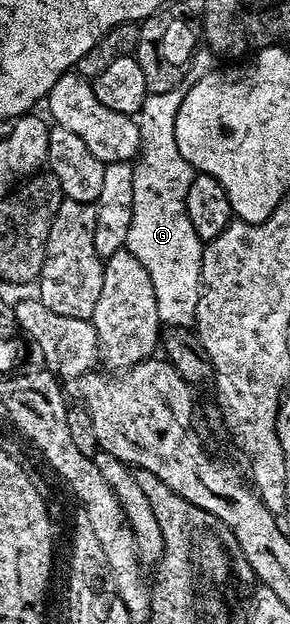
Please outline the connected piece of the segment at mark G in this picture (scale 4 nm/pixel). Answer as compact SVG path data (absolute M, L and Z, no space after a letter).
M204 42L199 43L197 49L194 50L193 56L190 57L190 68L186 70L184 80L176 88L172 88L168 92L156 92L155 94L147 94L146 99L143 102L143 106L139 108L136 115L136 121L140 128L140 144L142 149L136 159L136 165L134 166L134 179L133 185L133 201L132 201L132 220L131 227L128 228L128 236L125 244L125 249L132 252L132 256L136 256L136 260L140 260L140 264L144 264L144 268L148 268L148 276L152 276L152 288L156 288L156 308L158 309L158 315L162 321L162 326L166 328L190 328L195 325L194 317L196 316L196 308L198 307L198 301L202 295L202 251L204 249L203 239L198 237L196 228L192 228L192 220L188 220L188 212L186 211L186 197L188 196L188 188L192 184L192 180L195 176L195 169L190 165L188 160L184 160L184 156L180 156L180 148L176 144L176 112L180 112L180 104L184 100L184 96L192 88L193 84L202 80L204 76L212 73L219 67L220 60L215 52L206 45Z

